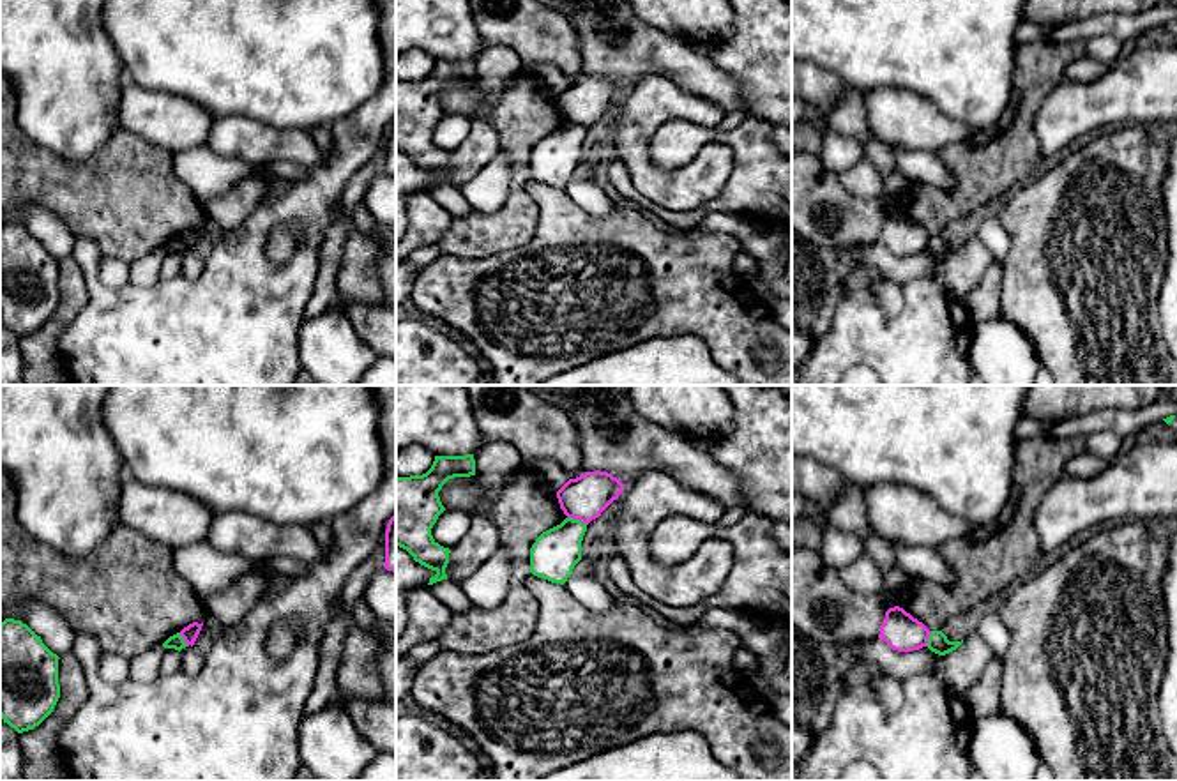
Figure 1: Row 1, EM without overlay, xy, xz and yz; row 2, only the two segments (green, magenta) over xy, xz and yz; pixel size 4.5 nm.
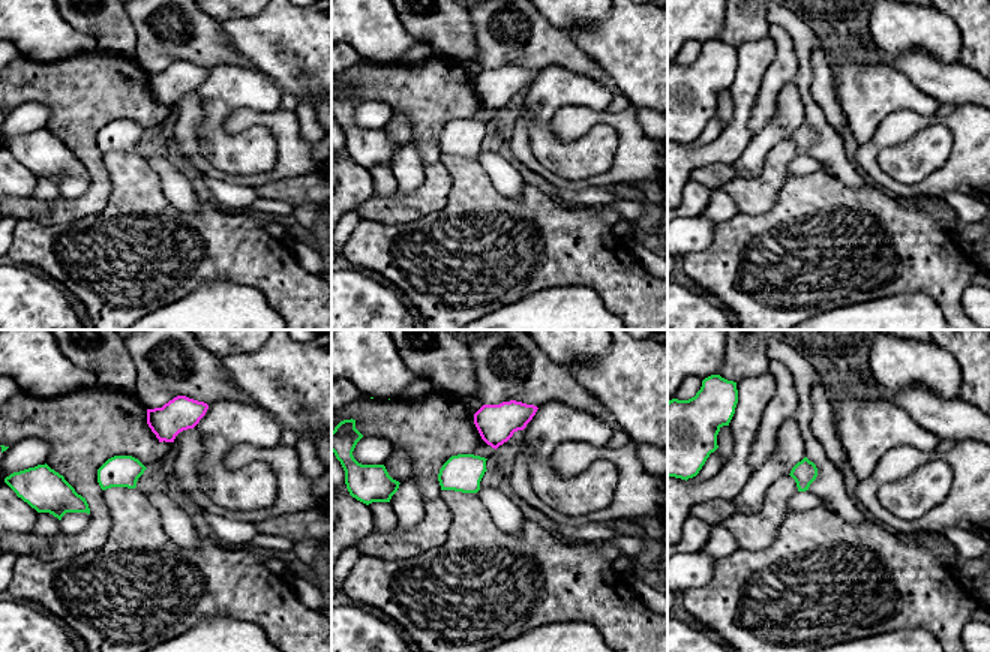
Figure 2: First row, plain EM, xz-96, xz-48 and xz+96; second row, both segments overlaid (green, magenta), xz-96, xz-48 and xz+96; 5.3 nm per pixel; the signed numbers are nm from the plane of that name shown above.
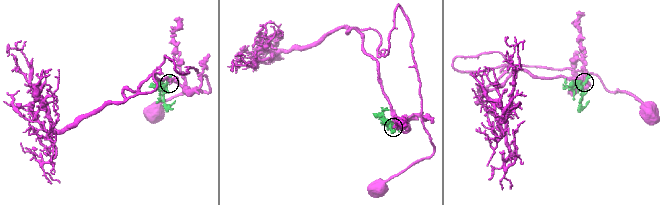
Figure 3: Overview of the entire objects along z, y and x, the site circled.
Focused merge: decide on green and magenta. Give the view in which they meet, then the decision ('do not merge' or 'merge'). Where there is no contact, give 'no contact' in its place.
xz | do not merge

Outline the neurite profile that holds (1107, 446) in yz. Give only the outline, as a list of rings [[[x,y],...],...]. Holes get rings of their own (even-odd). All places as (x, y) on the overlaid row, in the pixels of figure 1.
[[[1103,431],[1085,436],[1085,452],[1090,452],[1106,463],[1119,458],[1122,438],[1115,433]]]

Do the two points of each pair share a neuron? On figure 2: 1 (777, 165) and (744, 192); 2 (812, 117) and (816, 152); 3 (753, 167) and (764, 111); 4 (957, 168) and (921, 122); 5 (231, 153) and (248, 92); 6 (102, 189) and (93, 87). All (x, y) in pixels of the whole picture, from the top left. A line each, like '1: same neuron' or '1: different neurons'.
1: same neuron
2: same neuron
3: different neurons
4: same neuron
5: same neuron
6: same neuron

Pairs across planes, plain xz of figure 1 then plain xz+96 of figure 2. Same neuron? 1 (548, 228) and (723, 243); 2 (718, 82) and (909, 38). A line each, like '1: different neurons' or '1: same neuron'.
1: same neuron
2: different neurons

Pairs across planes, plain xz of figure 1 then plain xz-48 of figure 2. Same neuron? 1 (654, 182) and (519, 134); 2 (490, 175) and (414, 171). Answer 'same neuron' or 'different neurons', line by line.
1: different neurons
2: same neuron

